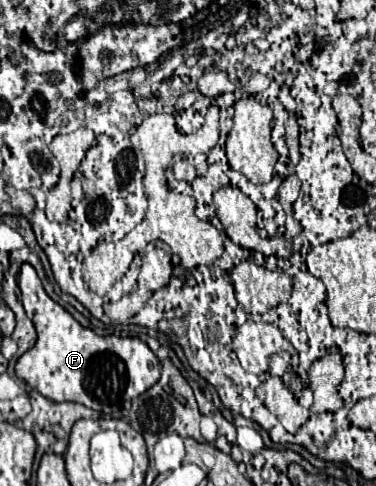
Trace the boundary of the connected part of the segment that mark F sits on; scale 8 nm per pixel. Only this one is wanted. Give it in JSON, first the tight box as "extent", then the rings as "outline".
{"extent":[16,263,160,417],"outline":[[[24,263],[18,275],[22,305],[38,331],[38,341],[16,363],[16,375],[54,403],[82,403],[102,415],[122,417],[132,399],[160,379],[160,361],[138,337],[100,337],[82,327],[66,309],[48,297],[32,265]]]}

